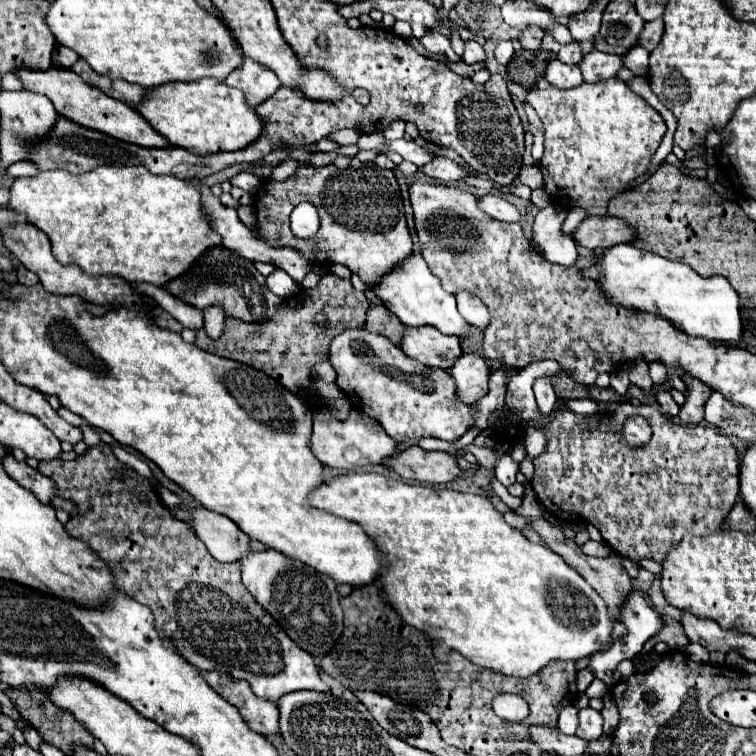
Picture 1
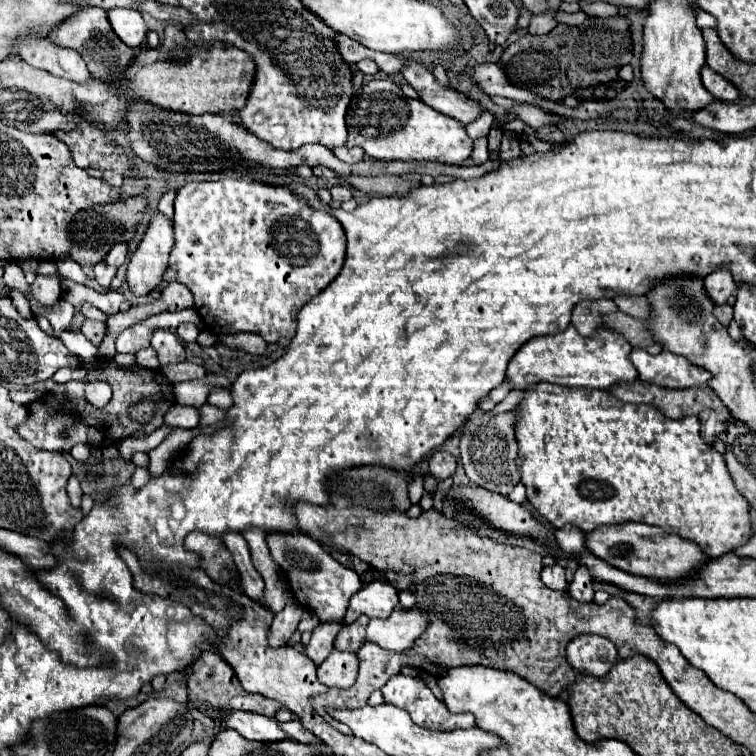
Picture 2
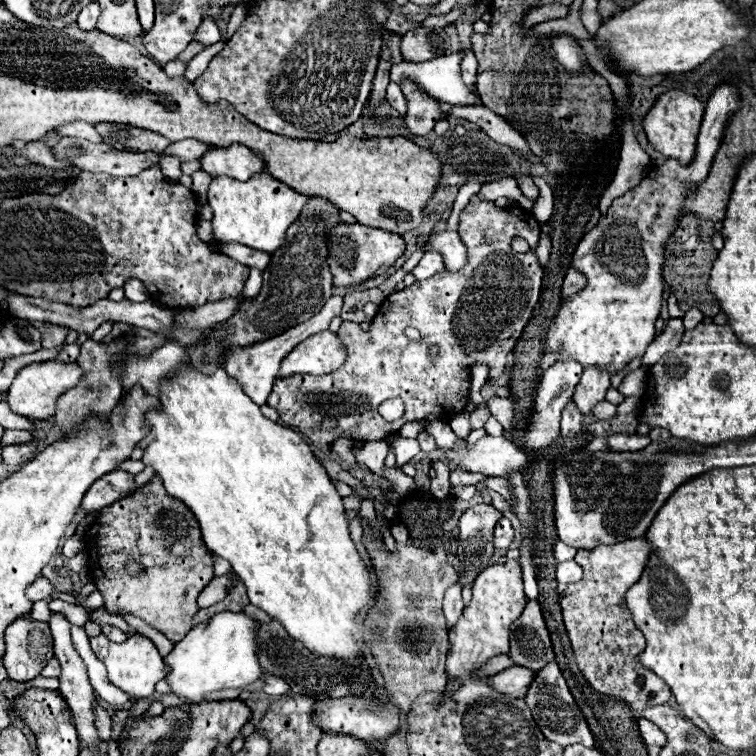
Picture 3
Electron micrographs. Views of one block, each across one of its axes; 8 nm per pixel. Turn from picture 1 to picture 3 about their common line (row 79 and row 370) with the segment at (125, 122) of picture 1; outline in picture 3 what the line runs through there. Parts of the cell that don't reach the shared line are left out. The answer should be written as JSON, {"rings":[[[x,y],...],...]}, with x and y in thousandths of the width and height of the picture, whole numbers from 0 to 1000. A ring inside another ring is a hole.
{"rings":[[[74,476],[45,479],[40,484],[32,484],[21,495],[5,529],[11,532],[13,542],[26,550],[34,550],[42,556],[61,556],[63,550],[69,550],[69,542],[74,542],[77,524],[85,521],[90,513],[98,513],[98,508],[103,508],[106,497],[108,497],[108,489],[98,479],[74,479]]]}

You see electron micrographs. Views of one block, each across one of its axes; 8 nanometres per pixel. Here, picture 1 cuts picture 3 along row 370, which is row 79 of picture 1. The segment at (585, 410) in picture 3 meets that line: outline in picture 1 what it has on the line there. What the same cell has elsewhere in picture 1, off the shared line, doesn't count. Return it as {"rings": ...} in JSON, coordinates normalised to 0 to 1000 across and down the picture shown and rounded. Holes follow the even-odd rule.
{"rings":[[[783,66],[778,74],[770,77],[770,82],[765,87],[770,93],[772,108],[783,111],[783,108],[796,108],[796,106],[812,103],[815,95],[823,90],[823,77]]]}

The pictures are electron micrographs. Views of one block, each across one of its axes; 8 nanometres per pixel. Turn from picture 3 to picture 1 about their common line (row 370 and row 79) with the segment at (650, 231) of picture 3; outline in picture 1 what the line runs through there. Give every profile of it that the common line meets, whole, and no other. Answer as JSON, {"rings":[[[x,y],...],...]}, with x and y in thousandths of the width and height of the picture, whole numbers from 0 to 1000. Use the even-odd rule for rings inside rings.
{"rings":[[[807,103],[794,111],[767,111],[754,119],[738,119],[725,114],[722,119],[704,116],[696,135],[709,146],[720,167],[720,206],[714,212],[714,225],[720,233],[720,251],[730,270],[757,278],[770,275],[778,286],[799,286],[807,262],[828,254],[833,241],[852,233],[862,206],[868,204],[878,177],[881,161],[876,153],[854,138],[833,114],[817,103]]]}

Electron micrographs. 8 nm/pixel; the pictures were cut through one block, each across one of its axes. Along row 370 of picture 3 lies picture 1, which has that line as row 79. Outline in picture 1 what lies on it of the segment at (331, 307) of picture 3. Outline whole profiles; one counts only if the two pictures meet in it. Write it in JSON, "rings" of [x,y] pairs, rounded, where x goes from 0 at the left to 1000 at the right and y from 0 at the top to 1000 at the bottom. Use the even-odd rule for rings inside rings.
{"rings":[[[323,77],[320,90],[312,90],[307,95],[307,101],[299,103],[299,111],[320,119],[323,130],[328,132],[328,140],[339,143],[341,138],[354,132],[368,119],[370,106],[352,87],[331,79],[331,77]]]}

